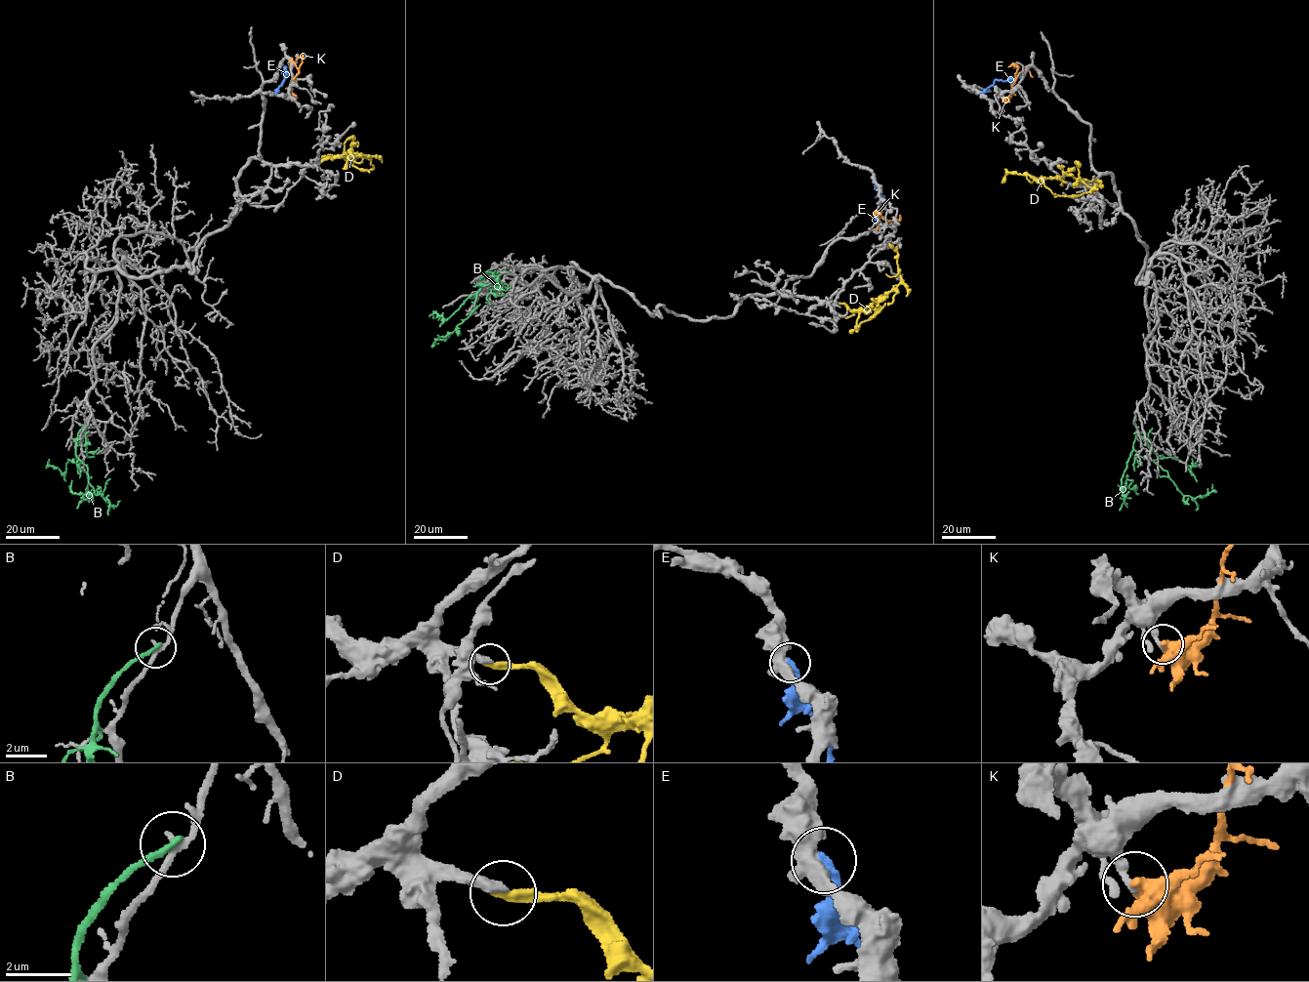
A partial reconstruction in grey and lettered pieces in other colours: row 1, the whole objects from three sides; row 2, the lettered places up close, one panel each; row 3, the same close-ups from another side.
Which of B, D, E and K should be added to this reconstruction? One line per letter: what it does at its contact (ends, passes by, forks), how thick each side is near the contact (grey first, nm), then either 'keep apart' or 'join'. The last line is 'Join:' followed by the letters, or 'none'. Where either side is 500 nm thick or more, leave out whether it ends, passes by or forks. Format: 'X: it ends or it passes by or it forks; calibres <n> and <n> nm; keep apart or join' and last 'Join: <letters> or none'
B: it ends; calibres 200 and 200 nm; keep apart
D: it ends; calibres 420 and 360 nm; join
E: calibres 600 and 220 nm; keep apart
K: calibres 260 and 650 nm; keep apart
Join: D

